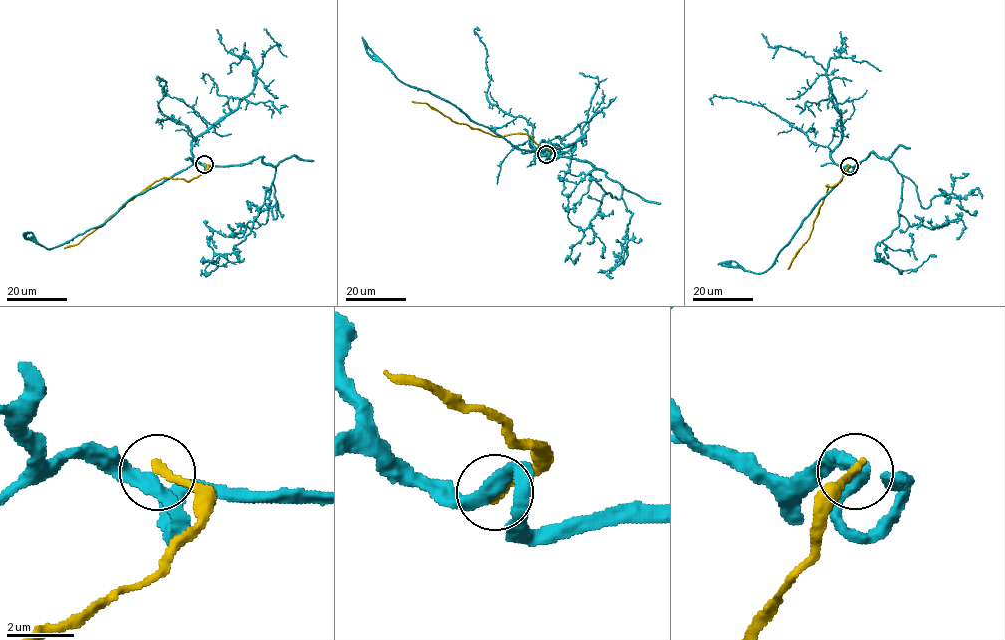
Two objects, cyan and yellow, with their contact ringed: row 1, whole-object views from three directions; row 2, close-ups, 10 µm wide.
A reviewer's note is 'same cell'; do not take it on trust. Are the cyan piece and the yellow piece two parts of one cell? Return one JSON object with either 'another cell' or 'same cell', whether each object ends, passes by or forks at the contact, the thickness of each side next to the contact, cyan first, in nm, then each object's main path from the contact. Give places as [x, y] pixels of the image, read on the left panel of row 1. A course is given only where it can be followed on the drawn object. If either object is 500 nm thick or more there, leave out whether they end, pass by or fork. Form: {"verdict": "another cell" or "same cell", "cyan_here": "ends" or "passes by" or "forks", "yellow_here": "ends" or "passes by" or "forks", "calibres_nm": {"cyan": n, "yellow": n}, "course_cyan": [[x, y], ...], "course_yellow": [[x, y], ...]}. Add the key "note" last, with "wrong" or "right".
{"verdict": "another cell", "cyan_here": "passes by", "yellow_here": "ends", "calibres_nm": {"cyan": 360, "yellow": 280}, "course_cyan": [[204, 163], [205, 170], [260, 157], [275, 169], [251, 232], [234, 247], [237, 261], [205, 273], [216, 263]], "course_yellow": [[204, 163], [207, 169], [187, 181], [155, 180], [78, 243], [64, 248]], "note": "wrong"}

